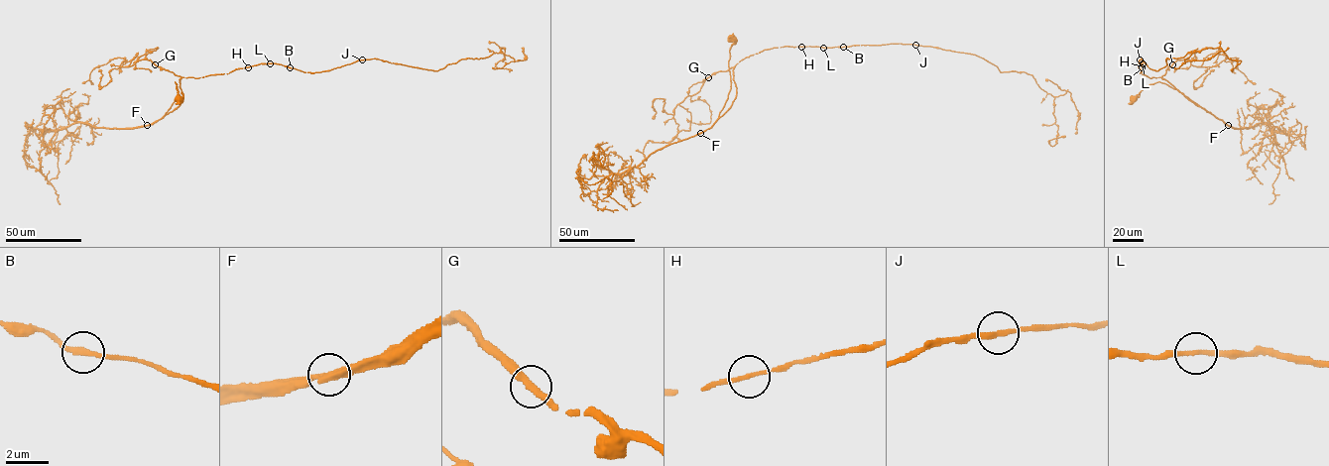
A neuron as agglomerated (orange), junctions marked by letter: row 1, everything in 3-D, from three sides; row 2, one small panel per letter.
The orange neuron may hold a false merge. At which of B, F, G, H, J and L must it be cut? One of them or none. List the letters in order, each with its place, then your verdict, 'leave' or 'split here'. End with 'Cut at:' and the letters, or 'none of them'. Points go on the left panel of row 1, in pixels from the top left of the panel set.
B: place (290, 67); leave
F: place (147, 125); leave
G: place (155, 64); leave
H: place (248, 67); leave
J: place (362, 59); leave
L: place (270, 63); leave
Cut at: none of them

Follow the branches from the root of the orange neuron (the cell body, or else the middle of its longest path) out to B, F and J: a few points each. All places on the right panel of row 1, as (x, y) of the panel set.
B: (1132, 99), (1150, 84), (1160, 82), (1177, 89), (1212, 114), (1165, 80), (1143, 74), (1143, 63), (1142, 67)
F: (1132, 99), (1150, 84), (1163, 82), (1228, 125)
J: (1132, 99), (1150, 84), (1160, 82), (1212, 114), (1165, 80), (1142, 73), (1143, 63), (1140, 72), (1140, 59)

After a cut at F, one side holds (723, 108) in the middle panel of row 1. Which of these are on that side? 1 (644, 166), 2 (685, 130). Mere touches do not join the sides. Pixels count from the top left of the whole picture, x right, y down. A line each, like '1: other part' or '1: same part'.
1: other part
2: same part

